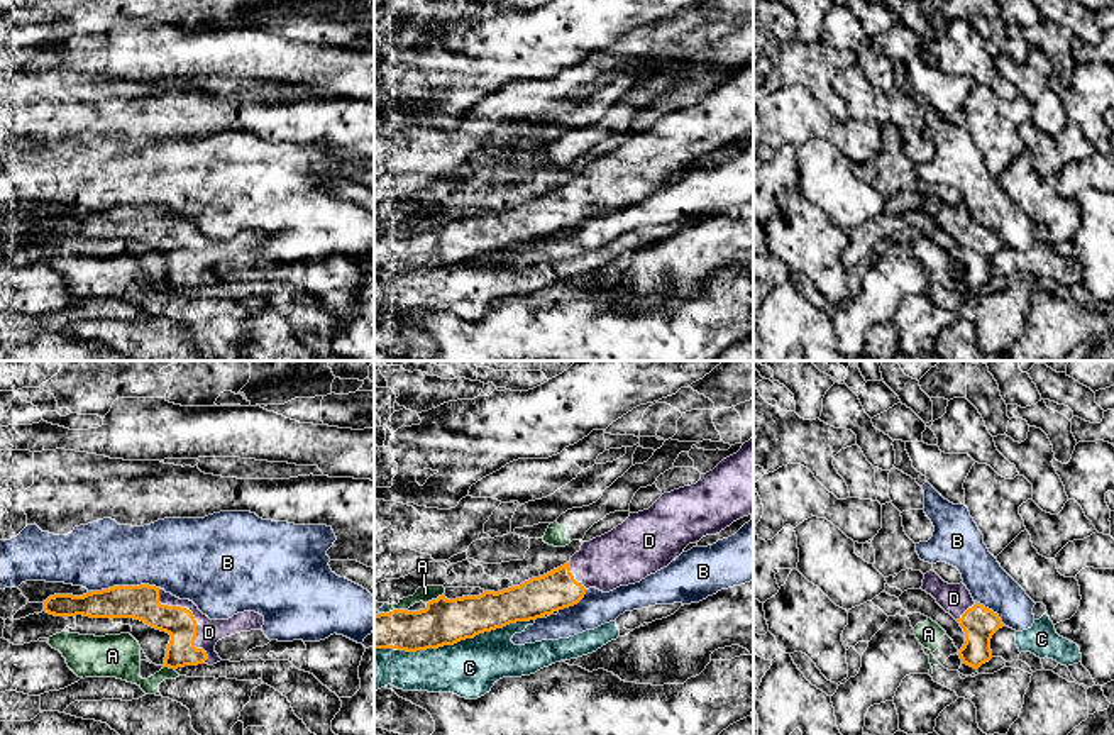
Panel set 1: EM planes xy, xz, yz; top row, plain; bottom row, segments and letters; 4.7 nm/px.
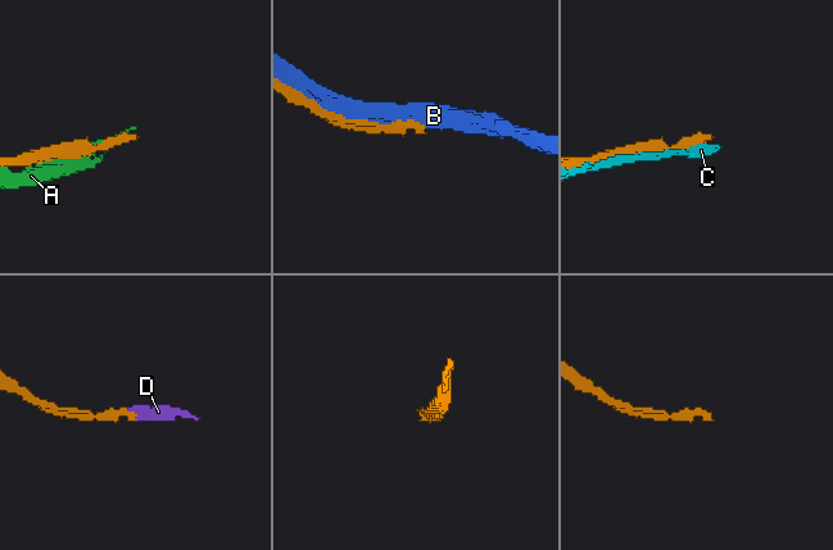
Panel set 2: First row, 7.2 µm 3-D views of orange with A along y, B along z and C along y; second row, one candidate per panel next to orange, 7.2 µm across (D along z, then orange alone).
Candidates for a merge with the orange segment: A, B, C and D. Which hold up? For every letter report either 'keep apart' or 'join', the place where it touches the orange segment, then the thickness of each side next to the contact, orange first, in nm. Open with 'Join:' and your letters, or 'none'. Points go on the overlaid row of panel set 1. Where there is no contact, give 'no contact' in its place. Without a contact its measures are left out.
Join: D
A: keep apart; contact xz (434, 600); calibres 220 and 80 nm
B: keep apart; contact xy (124, 586); calibres 160 and 320 nm
C: keep apart; contact xz (454, 642); calibres 220 and 280 nm
D: join; contact xy (193, 617); calibres 160 and 120 nm

